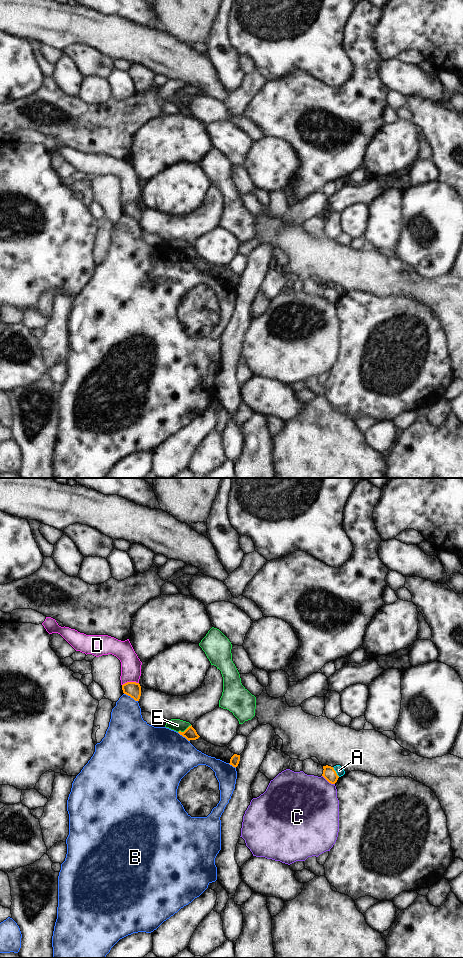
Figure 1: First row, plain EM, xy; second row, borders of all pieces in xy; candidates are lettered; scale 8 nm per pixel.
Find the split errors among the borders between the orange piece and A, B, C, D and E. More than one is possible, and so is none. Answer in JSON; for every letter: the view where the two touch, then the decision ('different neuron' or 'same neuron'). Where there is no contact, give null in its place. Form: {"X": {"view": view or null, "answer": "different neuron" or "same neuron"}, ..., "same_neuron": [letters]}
{"A": {"view": "xy", "answer": "different neuron"}, "B": {"view": "xy", "answer": "different neuron"}, "C": {"view": "xy", "answer": "different neuron"}, "D": {"view": "xy", "answer": "different neuron"}, "E": {"view": "xy", "answer": "different neuron"}, "same_neuron": []}

